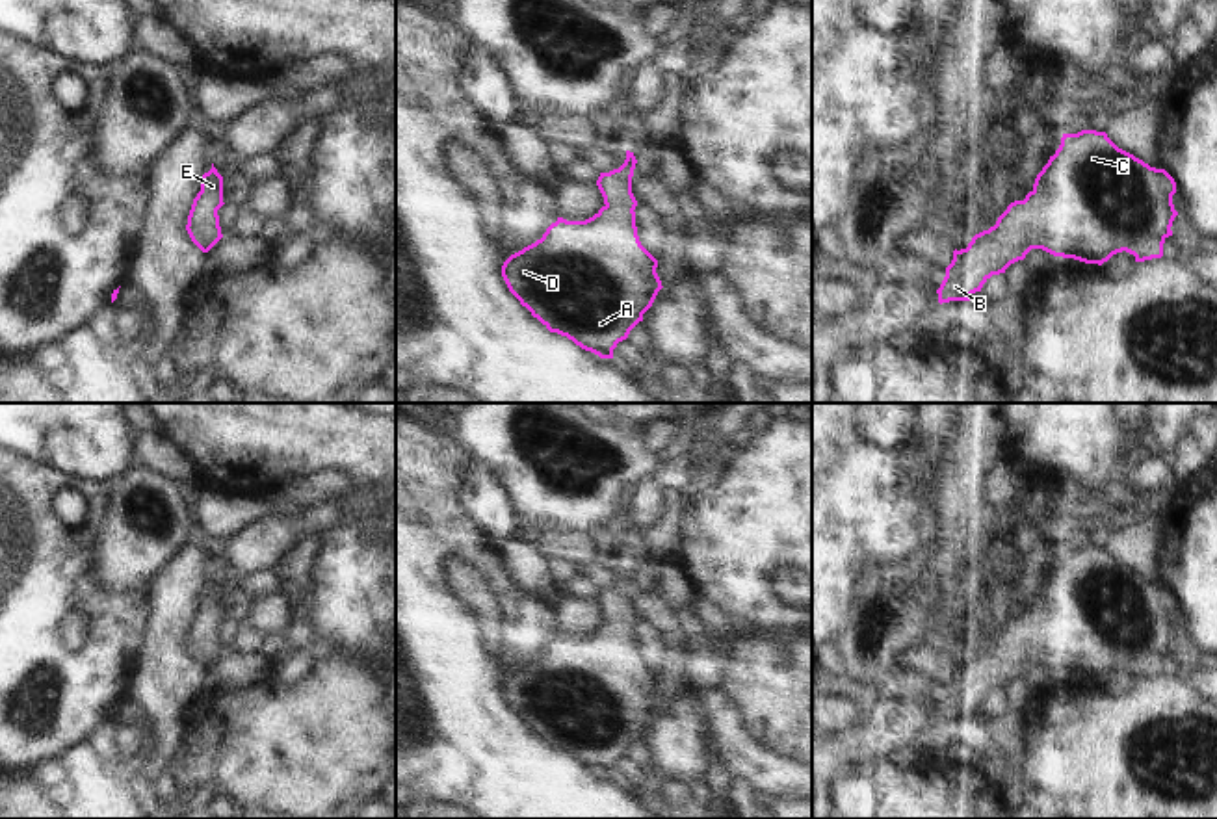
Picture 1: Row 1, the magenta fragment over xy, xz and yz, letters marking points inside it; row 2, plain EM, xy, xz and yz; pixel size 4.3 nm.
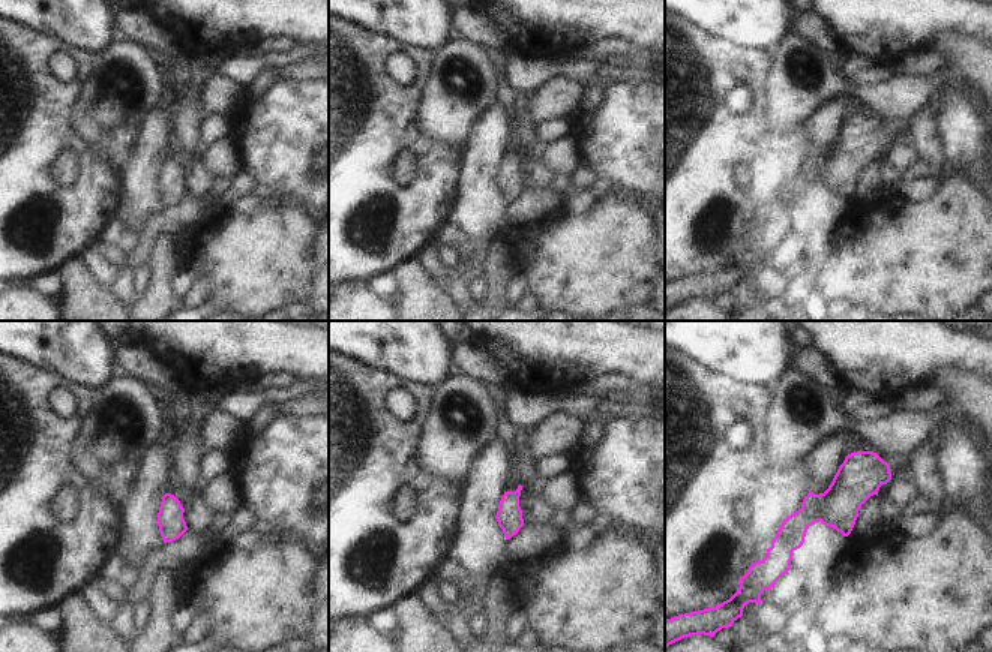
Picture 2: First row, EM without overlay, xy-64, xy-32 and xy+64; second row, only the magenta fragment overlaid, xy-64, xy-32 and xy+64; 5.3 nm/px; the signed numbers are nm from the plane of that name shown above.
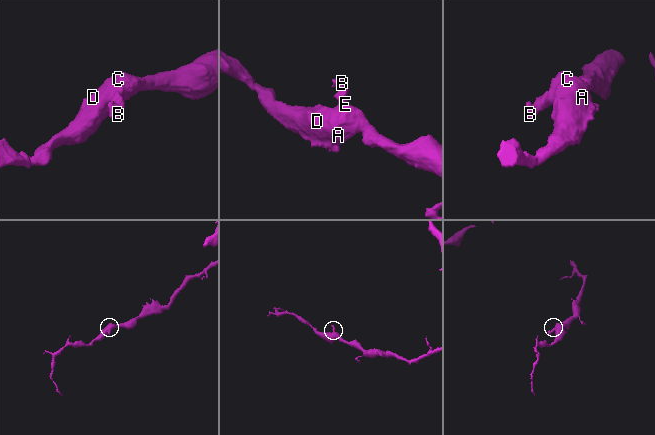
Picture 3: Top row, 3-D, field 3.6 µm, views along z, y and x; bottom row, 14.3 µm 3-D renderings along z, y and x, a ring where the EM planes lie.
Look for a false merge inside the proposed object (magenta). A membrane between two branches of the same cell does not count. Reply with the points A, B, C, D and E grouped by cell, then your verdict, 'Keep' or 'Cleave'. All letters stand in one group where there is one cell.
Groups: A B C D E. Keep

